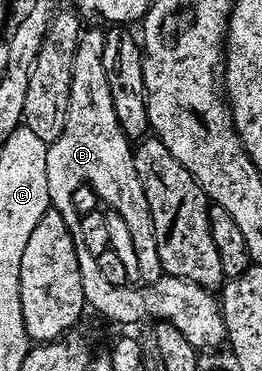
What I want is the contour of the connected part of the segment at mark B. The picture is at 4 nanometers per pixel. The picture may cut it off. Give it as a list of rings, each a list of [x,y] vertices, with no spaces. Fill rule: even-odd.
[[[82,29],[81,39],[75,48],[75,64],[71,68],[71,100],[59,140],[47,145],[47,192],[49,204],[60,214],[71,210],[72,193],[83,185],[90,186],[97,194],[98,203],[118,214],[131,232],[135,257],[139,264],[137,278],[142,283],[153,283],[163,271],[159,264],[159,246],[155,244],[155,224],[147,208],[139,172],[135,172],[134,147],[131,139],[121,130],[111,104],[111,87],[103,73],[103,40],[105,30]]]

